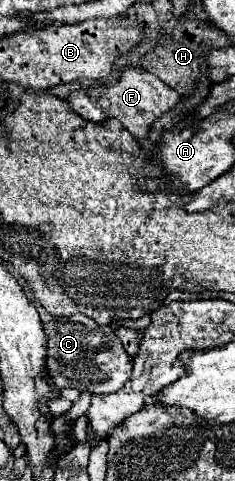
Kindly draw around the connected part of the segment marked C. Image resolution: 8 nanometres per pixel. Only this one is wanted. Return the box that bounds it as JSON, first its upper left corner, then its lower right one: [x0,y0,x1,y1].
[44,314,134,394]

